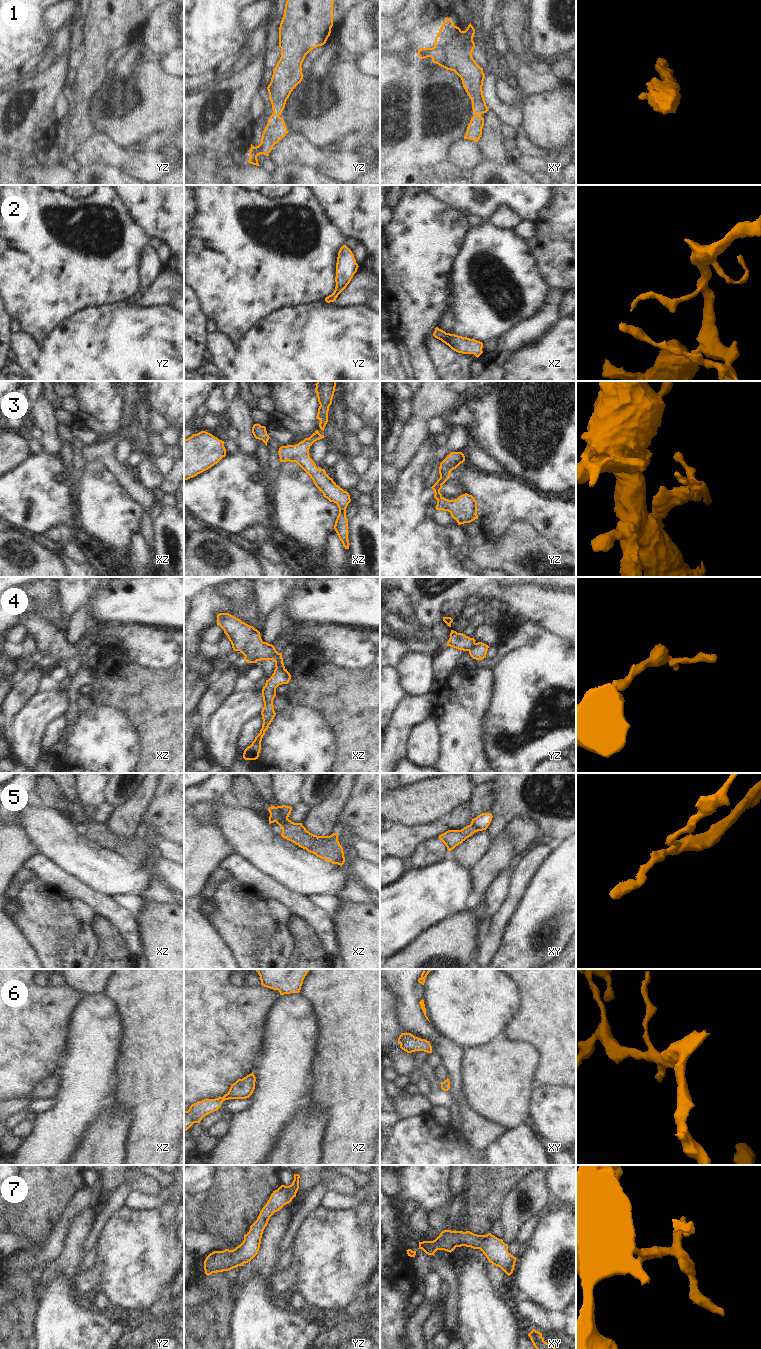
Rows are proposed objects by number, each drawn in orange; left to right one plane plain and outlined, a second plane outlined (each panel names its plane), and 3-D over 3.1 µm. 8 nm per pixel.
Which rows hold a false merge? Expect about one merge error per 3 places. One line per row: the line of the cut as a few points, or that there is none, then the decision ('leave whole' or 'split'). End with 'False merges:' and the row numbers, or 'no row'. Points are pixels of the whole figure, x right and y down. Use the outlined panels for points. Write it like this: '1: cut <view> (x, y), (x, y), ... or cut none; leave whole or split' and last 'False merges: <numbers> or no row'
1: cut none; leave whole
2: cut none; leave whole
3: cut none; leave whole
4: cut xz (276, 667), (284, 668); split
5: cut xz (277, 806), (277, 814), (282, 819), (286, 819); split
6: cut none; leave whole
7: cut none; leave whole
False merges: 4, 5

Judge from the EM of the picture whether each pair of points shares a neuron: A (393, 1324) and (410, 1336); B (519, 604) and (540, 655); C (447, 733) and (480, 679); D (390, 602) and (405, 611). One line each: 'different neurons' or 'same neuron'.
A: different neurons
B: different neurons
C: same neuron
D: same neuron

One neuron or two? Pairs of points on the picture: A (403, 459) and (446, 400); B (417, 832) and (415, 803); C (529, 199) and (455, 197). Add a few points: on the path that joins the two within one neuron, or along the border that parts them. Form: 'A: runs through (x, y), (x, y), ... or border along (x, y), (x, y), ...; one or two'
A: runs through (409, 443), (417, 424), (430, 411); one
B: border along (434, 822), (410, 827), (394, 824); two
C: runs through (511, 199), (486, 199), (482, 202), (473, 197); one

